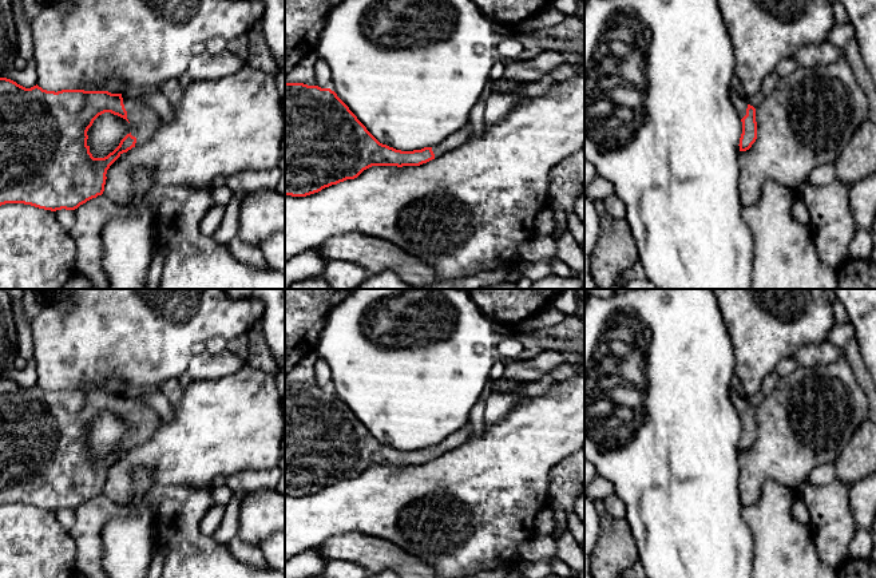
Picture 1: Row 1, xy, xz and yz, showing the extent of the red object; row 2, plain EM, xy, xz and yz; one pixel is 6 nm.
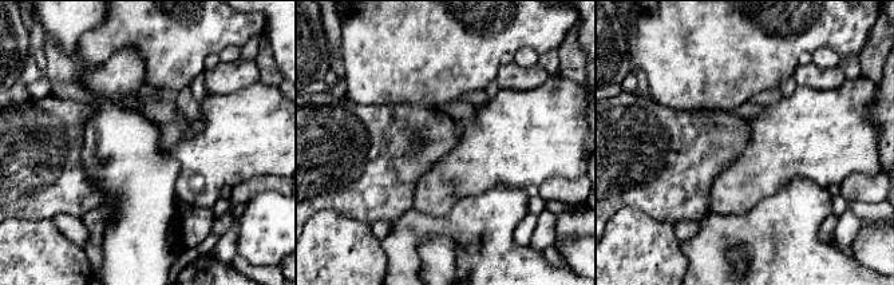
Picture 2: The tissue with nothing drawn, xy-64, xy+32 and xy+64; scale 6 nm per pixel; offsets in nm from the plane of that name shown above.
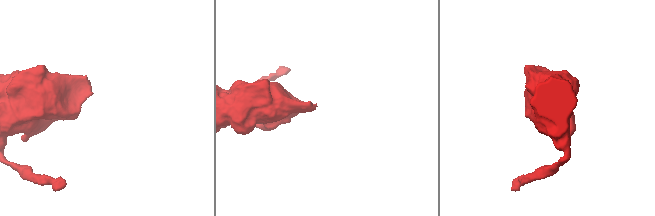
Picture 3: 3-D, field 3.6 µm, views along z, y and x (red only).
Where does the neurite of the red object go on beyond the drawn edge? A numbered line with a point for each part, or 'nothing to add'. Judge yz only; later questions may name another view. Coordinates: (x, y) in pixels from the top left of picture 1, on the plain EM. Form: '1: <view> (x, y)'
1: yz (740, 402)

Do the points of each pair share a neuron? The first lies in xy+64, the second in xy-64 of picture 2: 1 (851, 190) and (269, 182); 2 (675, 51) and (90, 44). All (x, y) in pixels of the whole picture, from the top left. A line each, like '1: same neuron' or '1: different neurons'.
1: same neuron
2: same neuron

